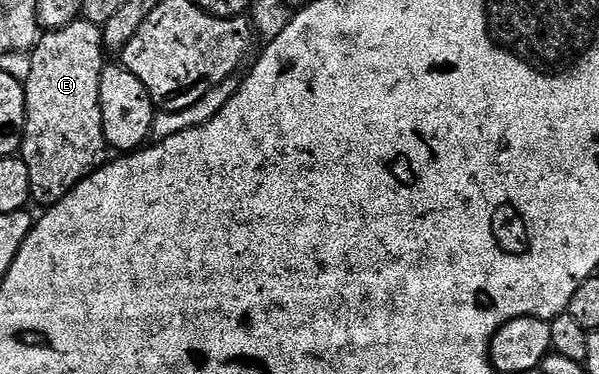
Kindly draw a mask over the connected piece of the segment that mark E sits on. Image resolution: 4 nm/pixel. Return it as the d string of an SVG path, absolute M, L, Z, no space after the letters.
M77 20L66 24L66 28L41 33L30 55L30 78L23 82L26 120L19 157L23 158L30 172L32 202L40 205L40 208L47 208L58 204L58 200L65 198L70 190L100 169L110 158L110 147L102 128L102 104L98 100L98 87L102 85L102 72L106 65L104 32L93 22Z

